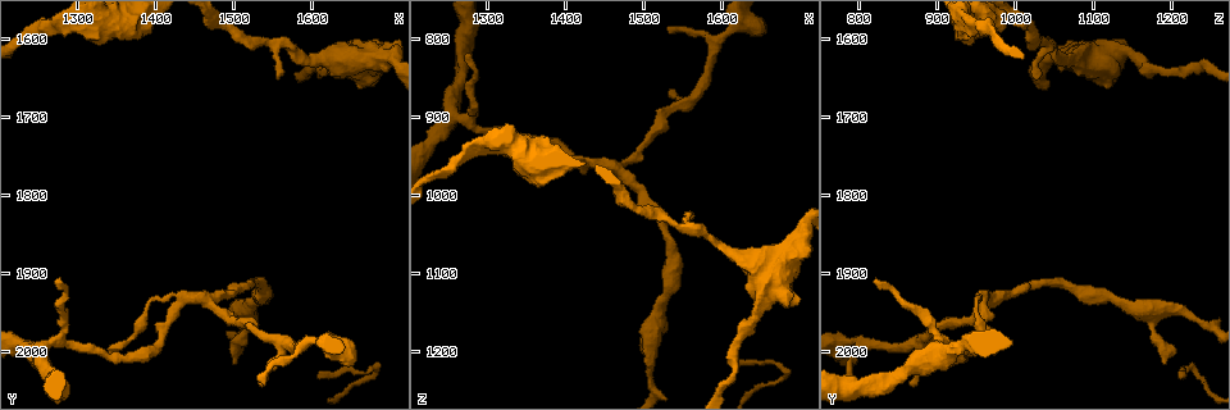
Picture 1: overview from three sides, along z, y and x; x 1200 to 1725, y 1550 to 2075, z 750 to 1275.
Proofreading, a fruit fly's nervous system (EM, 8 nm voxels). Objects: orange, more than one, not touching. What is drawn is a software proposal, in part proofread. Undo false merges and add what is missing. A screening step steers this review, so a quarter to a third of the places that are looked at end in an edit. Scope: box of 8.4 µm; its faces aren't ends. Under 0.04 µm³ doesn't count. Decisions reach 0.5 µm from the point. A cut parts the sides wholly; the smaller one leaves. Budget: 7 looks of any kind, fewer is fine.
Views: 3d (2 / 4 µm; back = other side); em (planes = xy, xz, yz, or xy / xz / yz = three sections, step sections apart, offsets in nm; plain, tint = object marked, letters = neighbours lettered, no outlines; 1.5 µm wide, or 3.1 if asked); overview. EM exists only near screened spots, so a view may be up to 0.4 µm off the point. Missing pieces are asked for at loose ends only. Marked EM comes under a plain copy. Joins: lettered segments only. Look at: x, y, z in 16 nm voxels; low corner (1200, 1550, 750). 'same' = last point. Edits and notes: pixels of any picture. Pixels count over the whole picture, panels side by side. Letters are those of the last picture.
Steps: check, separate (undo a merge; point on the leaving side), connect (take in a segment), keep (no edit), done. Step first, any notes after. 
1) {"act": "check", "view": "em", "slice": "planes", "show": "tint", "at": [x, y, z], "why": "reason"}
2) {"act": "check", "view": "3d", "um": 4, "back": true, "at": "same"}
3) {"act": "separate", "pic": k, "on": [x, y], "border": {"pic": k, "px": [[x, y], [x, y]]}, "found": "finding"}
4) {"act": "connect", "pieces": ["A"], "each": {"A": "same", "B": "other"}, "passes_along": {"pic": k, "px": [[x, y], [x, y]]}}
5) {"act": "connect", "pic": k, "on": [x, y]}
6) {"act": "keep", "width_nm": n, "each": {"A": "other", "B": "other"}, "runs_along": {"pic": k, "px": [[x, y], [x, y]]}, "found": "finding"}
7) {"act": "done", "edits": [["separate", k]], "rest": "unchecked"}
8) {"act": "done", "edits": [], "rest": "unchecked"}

{"act": "check", "view": "em", "slice": "planes", "show": "tint", "at": [1255, 2000, 905], "why": "thick turns thin"}

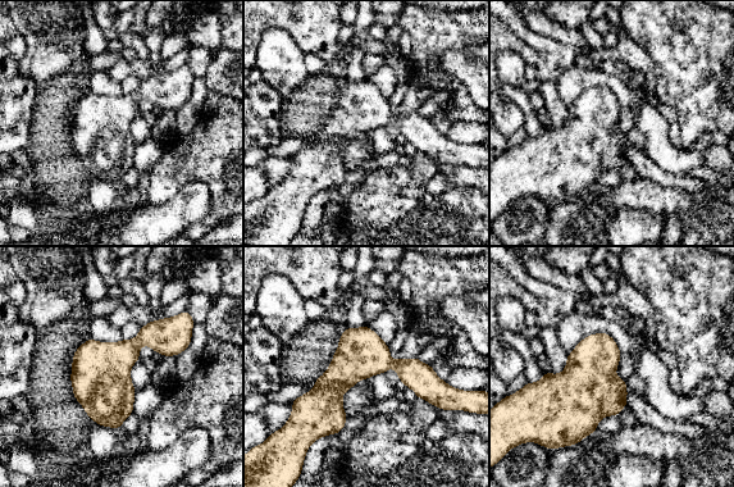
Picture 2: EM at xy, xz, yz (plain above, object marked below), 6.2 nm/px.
{"act": "check", "view": "em", "slice": "planes", "show": "letters", "at": "same"}

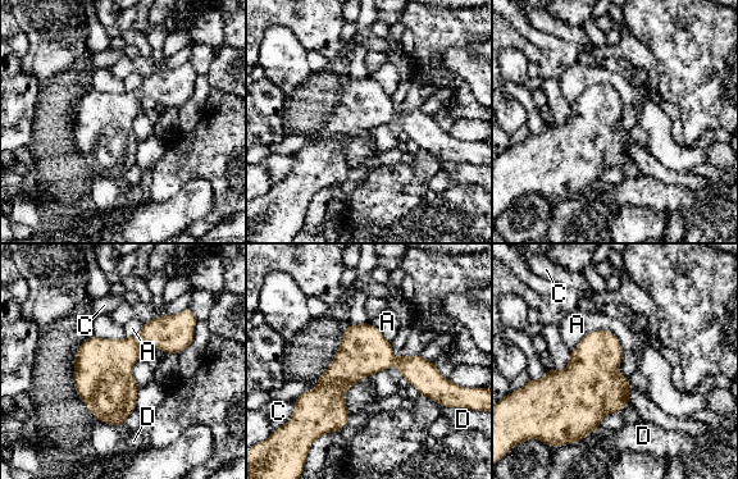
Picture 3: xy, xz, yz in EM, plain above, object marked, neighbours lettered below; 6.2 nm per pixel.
{"act": "keep", "each": {"A": "other", "C": "other", "D": "other"}, "border": {"pic": 3, "px": [[624, 350], [596, 329], [570, 352]]}, "found": "continuous, no second cell"}

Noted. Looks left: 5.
{"act": "check", "view": "3d", "um": 2, "at": [1275, 1910, 820], "why": "branch stops here"}

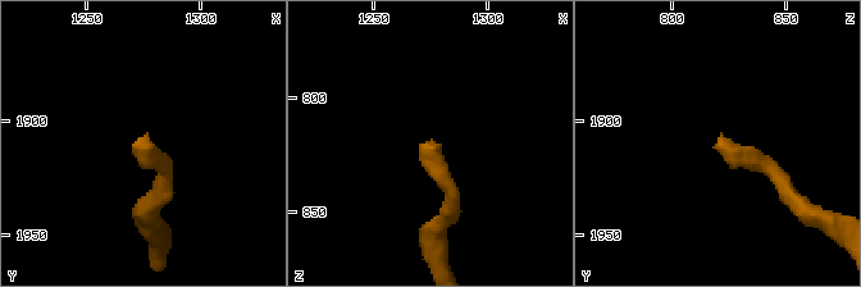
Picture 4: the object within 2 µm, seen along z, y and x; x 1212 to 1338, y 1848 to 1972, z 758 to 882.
{"act": "check", "view": "em", "slice": "planes", "show": "letters", "at": [1270, 1912, 819]}

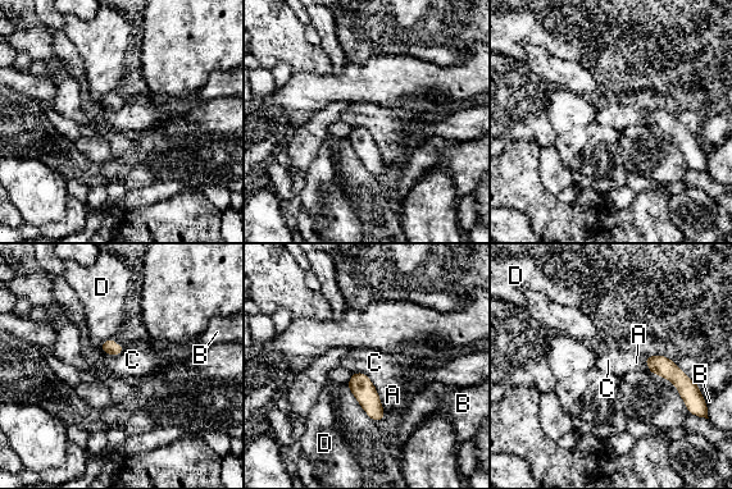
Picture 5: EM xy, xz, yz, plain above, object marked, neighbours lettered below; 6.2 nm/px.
{"act": "keep", "each": {"A": "other", "B": "other", "C": "other", "D": "other"}, "border": {"pic": 5, "px": [[124, 348], [118, 355], [101, 352]]}, "found": "none of them fits"}

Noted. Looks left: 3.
{"act": "check", "view": "3d", "um": 4, "at": [1510, 1950, 1165], "why": "arms part here"}

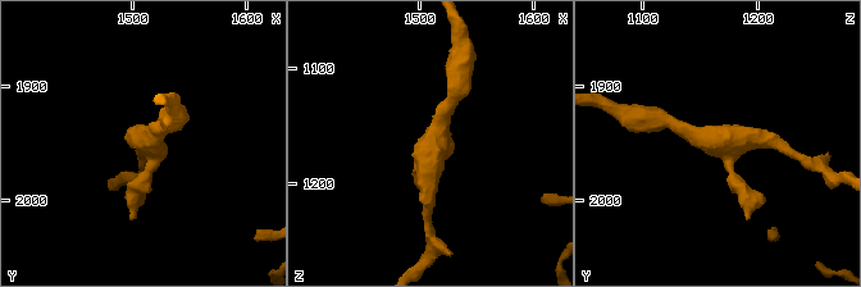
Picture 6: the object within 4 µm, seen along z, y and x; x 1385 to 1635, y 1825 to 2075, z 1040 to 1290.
{"act": "check", "view": "em", "slice": "xy", "step": 8, "show": "tint", "at": [1514, 1948, 1170]}

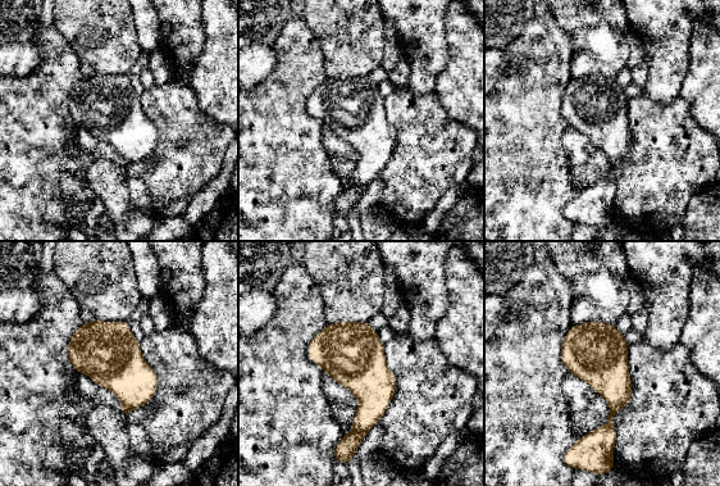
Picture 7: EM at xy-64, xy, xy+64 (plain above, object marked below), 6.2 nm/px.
{"act": "check", "view": "em", "slice": "planes", "show": "letters", "at": "same"}

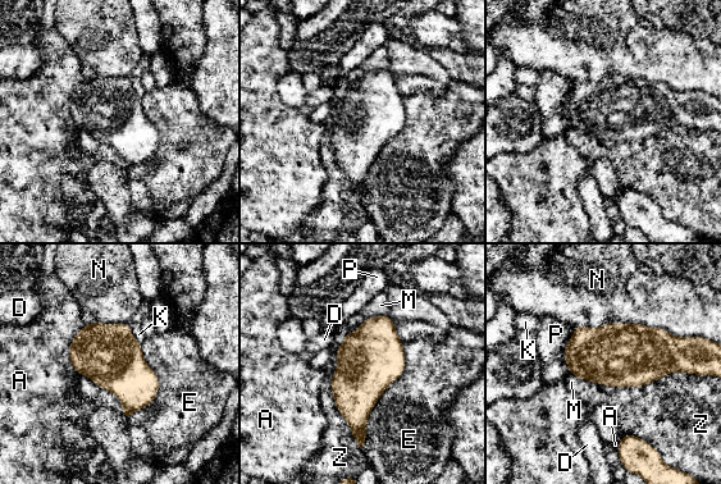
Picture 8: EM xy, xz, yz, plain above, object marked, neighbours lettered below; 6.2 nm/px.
{"act": "keep", "longest_contact_nm": ["N", 750], "each": {"A": "other", "D": "other", "E": "other", "K": "other", "M": "other", "N": "other", "P": "other", "Z": "other"}, "border": {"pic": 8, "px": [[402, 343], [361, 450]]}, "found": "one cell here"}

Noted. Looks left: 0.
{"act": "done", "edits": [], "rest": "unchecked"}

